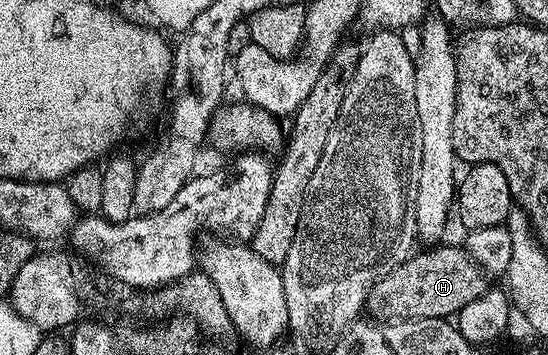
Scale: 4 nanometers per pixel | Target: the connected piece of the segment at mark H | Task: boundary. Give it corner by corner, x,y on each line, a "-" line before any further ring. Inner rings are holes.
442,243
435,253
415,252
400,267
388,271
372,287
368,313
379,321
415,321
416,319
453,318
468,303
488,291
488,274
476,264
465,248

